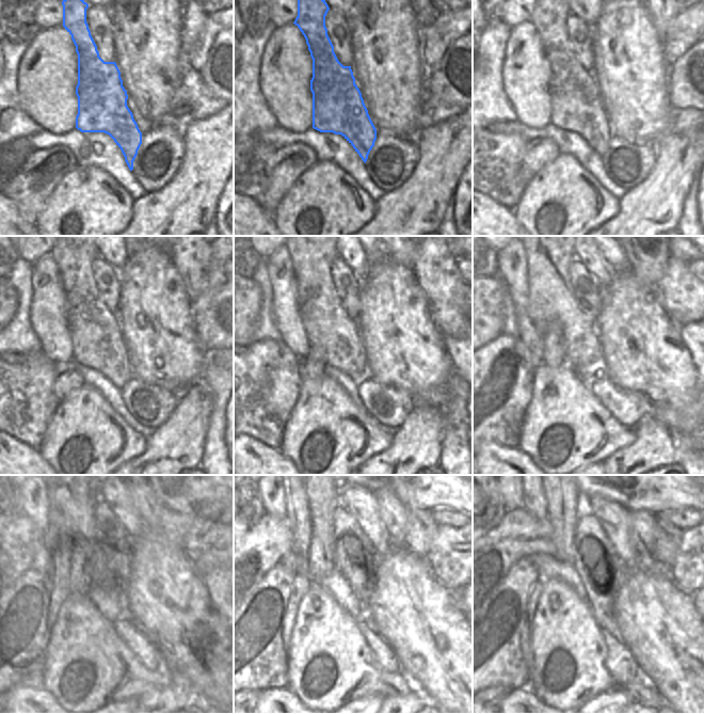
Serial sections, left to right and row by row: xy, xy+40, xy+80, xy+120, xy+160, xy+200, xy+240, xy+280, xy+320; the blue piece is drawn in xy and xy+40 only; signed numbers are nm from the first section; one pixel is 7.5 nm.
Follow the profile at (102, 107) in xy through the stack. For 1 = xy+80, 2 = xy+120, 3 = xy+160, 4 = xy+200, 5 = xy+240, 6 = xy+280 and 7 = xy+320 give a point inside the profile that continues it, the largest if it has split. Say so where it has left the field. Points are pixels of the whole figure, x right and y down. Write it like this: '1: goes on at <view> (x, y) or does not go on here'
1: goes on at xy+80 (576, 104)
2: goes on at xy+120 (97, 339)
3: goes on at xy+160 (329, 327)
4: goes on at xy+200 (550, 299)
5: goes on at xy+240 (73, 496)
6: goes on at xy+280 (301, 538)
7: goes on at xy+320 (540, 581)

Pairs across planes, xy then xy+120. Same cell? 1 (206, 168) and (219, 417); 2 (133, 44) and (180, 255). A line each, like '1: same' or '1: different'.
1: different
2: different

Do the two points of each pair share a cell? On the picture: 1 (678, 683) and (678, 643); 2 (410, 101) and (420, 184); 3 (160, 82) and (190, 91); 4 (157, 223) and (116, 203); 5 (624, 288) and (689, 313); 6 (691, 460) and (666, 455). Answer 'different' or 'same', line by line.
1: same
2: different
3: different
4: different
5: different
6: different

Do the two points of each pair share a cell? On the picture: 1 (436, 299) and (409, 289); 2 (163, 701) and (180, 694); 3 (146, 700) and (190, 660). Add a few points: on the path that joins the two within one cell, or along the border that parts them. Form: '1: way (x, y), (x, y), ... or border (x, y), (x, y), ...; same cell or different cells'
1: border (415, 273), (431, 311); different cells
2: way (168, 699), (176, 694); same cell
3: border (164, 666), (173, 667), (192, 687); different cells

